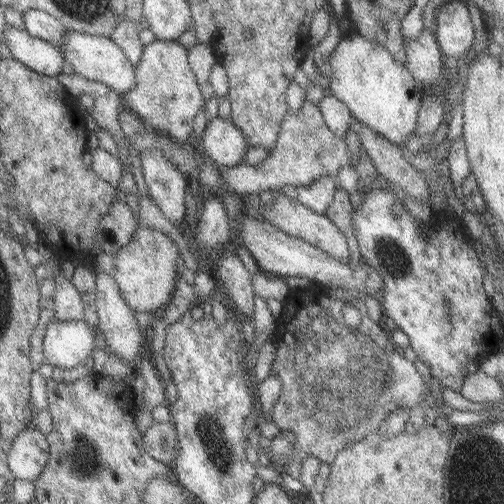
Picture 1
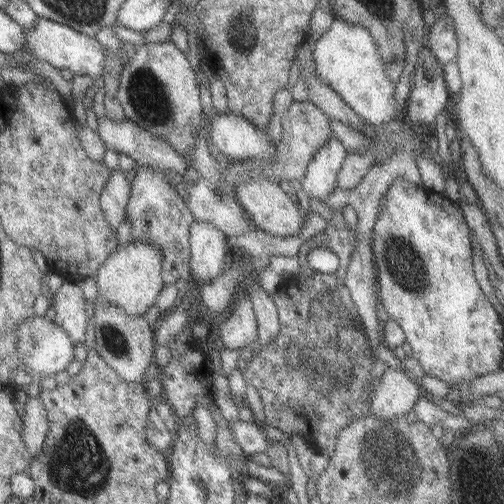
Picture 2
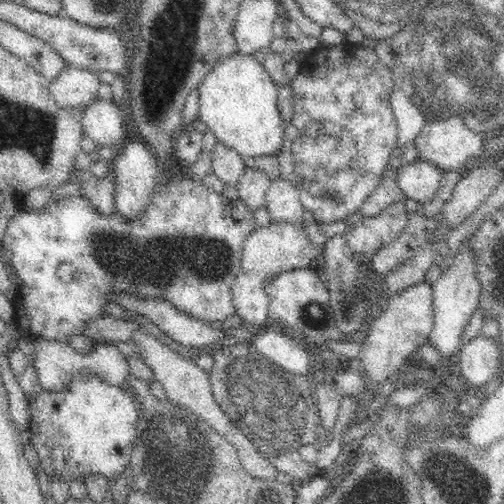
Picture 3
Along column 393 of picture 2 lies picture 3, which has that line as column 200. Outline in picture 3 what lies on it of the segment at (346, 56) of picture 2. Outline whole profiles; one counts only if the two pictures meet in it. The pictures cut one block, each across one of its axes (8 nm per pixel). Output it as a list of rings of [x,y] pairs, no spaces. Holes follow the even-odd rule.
[[[232,54],[212,68],[200,84],[202,100],[198,120],[206,122],[220,144],[232,148],[240,158],[278,158],[286,144],[286,124],[278,106],[278,84],[252,56]]]

